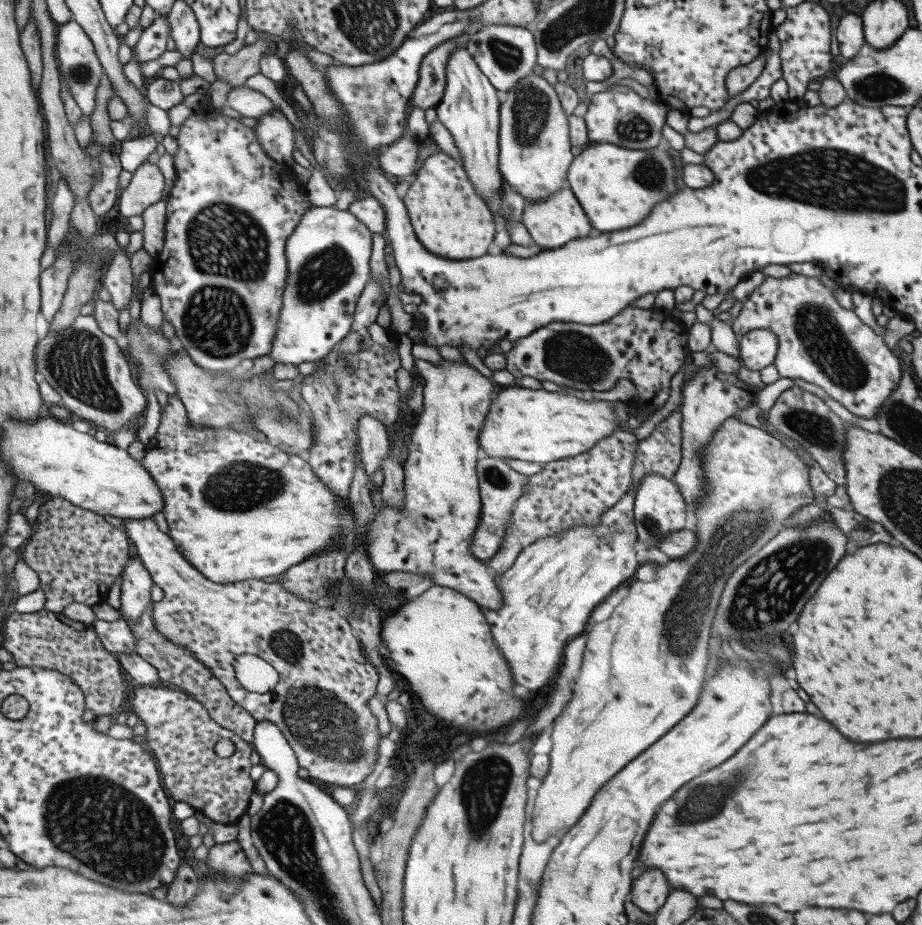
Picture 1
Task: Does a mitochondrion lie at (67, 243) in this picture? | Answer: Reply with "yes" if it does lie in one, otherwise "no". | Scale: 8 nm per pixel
no

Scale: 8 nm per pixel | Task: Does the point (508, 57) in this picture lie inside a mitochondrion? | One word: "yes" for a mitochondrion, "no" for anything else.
yes

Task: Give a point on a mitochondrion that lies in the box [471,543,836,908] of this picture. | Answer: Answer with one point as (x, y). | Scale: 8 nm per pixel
(696, 808)

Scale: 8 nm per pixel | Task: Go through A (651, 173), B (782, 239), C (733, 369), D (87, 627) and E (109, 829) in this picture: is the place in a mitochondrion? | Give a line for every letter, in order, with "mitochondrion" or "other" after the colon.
A: mitochondrion
B: other
C: other
D: other
E: mitochondrion

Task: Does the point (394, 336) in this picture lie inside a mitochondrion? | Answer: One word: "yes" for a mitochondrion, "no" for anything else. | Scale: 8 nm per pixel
no

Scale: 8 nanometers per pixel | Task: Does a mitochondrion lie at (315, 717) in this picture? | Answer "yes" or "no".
yes

